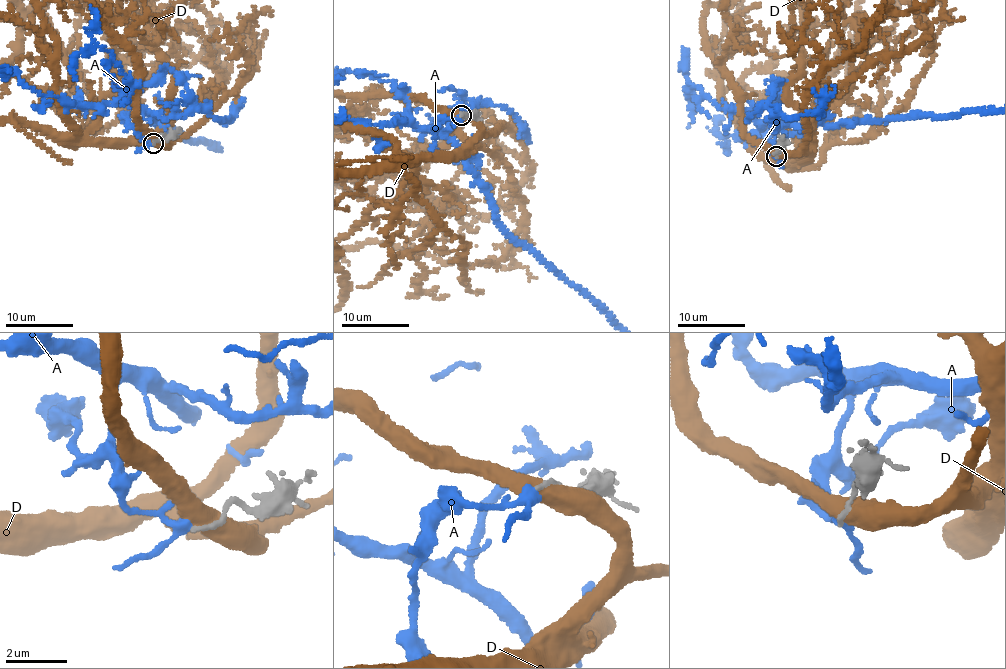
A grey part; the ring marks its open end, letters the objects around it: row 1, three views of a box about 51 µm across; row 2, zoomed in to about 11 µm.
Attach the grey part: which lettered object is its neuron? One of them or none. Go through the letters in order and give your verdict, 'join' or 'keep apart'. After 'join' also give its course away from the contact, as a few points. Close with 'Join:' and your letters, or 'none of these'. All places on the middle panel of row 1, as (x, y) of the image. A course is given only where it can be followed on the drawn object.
A: keep apart
D: keep apart
Join: none of these

